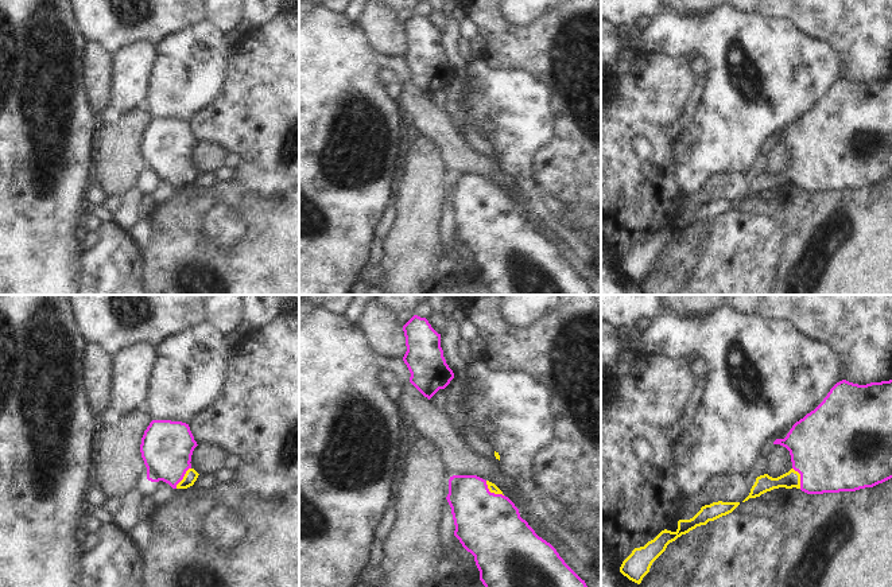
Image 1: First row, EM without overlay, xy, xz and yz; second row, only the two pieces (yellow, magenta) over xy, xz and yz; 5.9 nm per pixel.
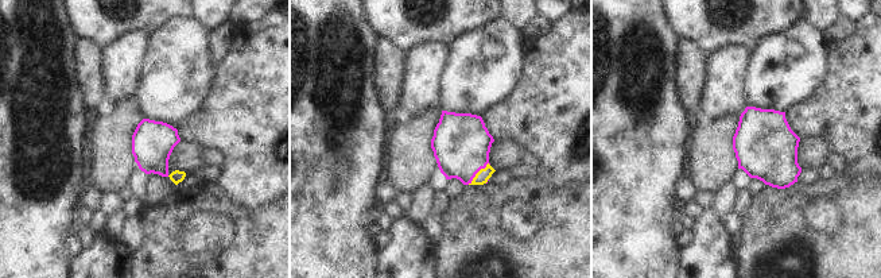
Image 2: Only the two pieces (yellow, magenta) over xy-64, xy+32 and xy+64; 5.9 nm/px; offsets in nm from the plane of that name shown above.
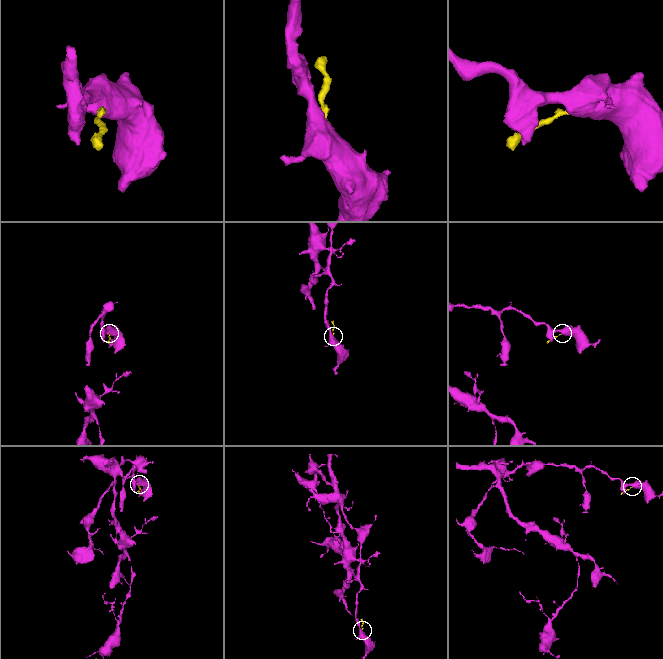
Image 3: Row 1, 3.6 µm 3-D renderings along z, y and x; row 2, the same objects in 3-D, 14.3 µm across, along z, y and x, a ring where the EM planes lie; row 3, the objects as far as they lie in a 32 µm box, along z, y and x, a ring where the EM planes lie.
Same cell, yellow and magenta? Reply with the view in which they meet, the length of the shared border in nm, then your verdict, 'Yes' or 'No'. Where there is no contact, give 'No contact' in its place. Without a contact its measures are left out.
Touches yellow in xz. Shared border 140 nm. Yes

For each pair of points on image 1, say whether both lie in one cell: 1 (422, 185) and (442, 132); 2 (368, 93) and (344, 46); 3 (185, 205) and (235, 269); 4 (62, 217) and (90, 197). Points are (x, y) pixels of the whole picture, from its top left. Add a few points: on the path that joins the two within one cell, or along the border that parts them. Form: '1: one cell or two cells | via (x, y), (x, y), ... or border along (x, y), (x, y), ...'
1: two cells | border along (422, 135), (434, 143), (450, 174)
2: one cell | via (356, 81), (344, 69), (344, 58)
3: one cell | via (185, 225), (185, 234), (214, 264)
4: two cells | border along (85, 189), (88, 209)

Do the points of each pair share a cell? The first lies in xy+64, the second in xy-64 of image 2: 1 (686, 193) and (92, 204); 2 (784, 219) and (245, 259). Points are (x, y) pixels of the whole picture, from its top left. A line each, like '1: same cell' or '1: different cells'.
1: same cell
2: same cell

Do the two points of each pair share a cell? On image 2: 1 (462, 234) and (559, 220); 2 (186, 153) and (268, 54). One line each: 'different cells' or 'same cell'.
1: same cell
2: different cells

